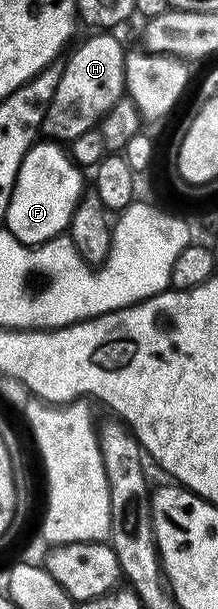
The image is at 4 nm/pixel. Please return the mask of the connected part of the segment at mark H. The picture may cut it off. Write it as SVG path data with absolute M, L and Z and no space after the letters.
M90 34L86 41L71 54L65 57L62 64L62 77L56 86L56 94L52 94L52 102L46 111L46 117L42 119L41 131L46 132L51 141L71 142L85 131L92 131L101 125L104 114L116 106L124 98L126 91L126 54L127 49L122 48L120 41L114 34Z

